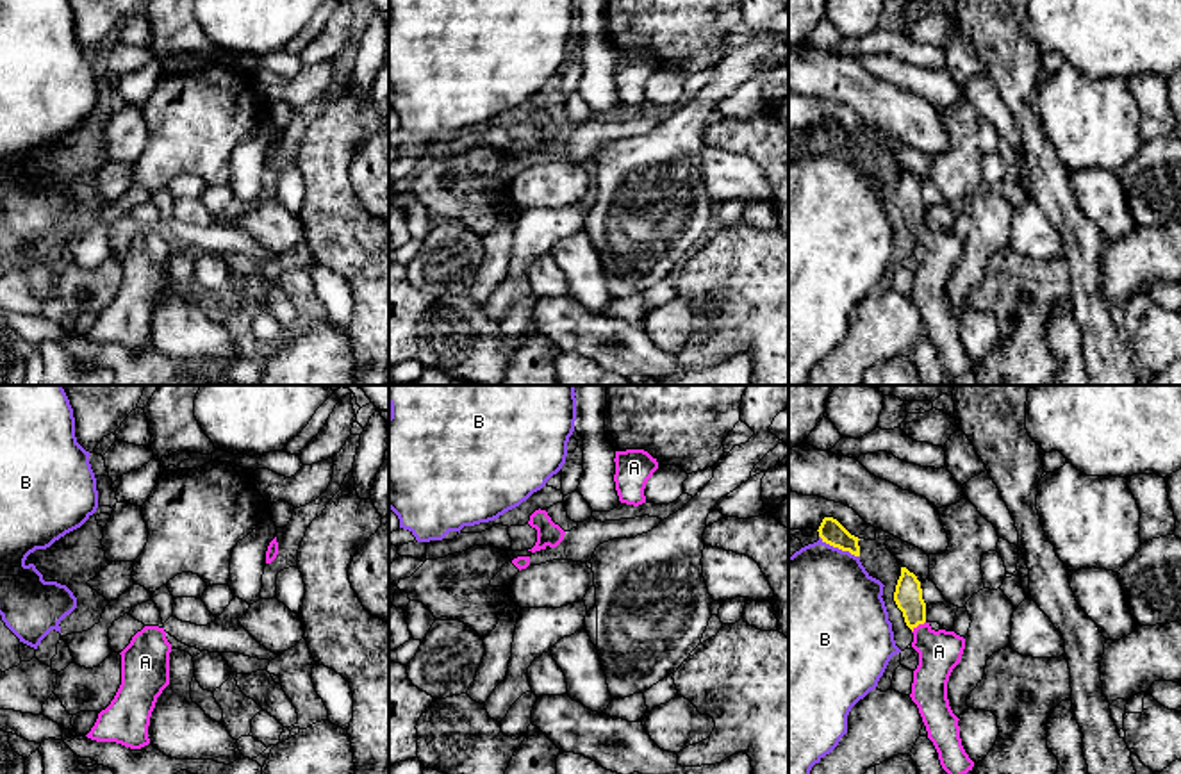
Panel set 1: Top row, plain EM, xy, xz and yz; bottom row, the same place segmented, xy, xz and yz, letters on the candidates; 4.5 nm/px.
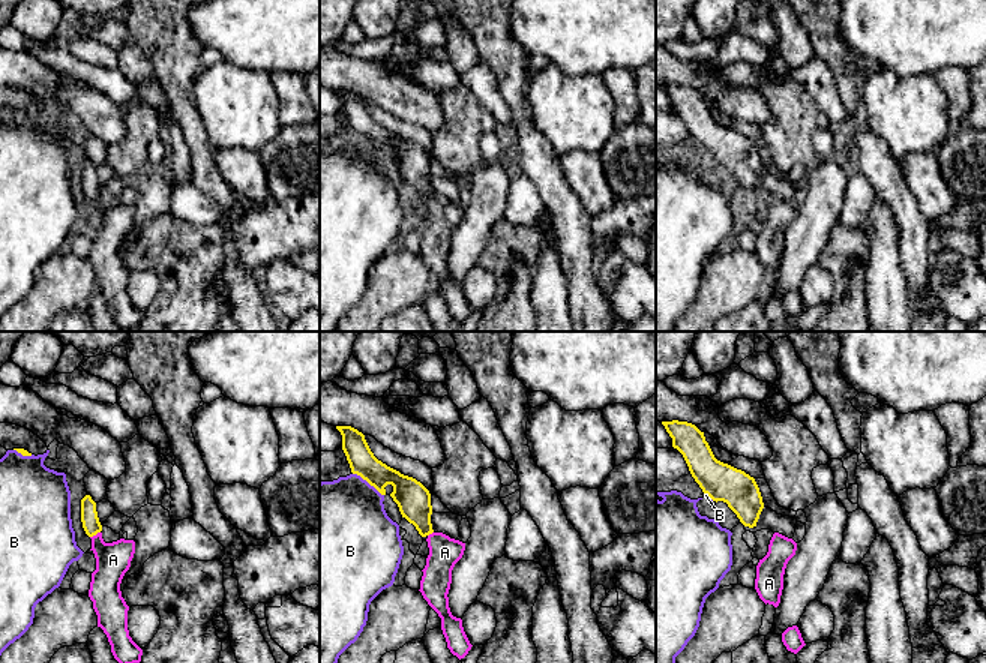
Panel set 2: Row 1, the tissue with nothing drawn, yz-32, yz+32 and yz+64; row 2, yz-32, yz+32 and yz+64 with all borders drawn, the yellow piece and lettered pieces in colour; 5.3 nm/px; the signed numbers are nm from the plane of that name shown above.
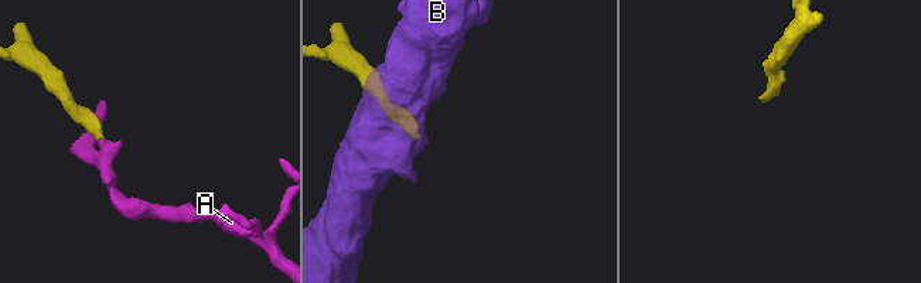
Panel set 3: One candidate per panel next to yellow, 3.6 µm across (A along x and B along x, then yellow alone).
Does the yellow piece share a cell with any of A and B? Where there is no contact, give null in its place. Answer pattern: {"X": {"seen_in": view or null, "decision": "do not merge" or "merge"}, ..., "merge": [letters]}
{"A": {"seen_in": "yz", "decision": "merge"}, "B": {"seen_in": "yz", "decision": "do not merge"}, "merge": ["A"]}

